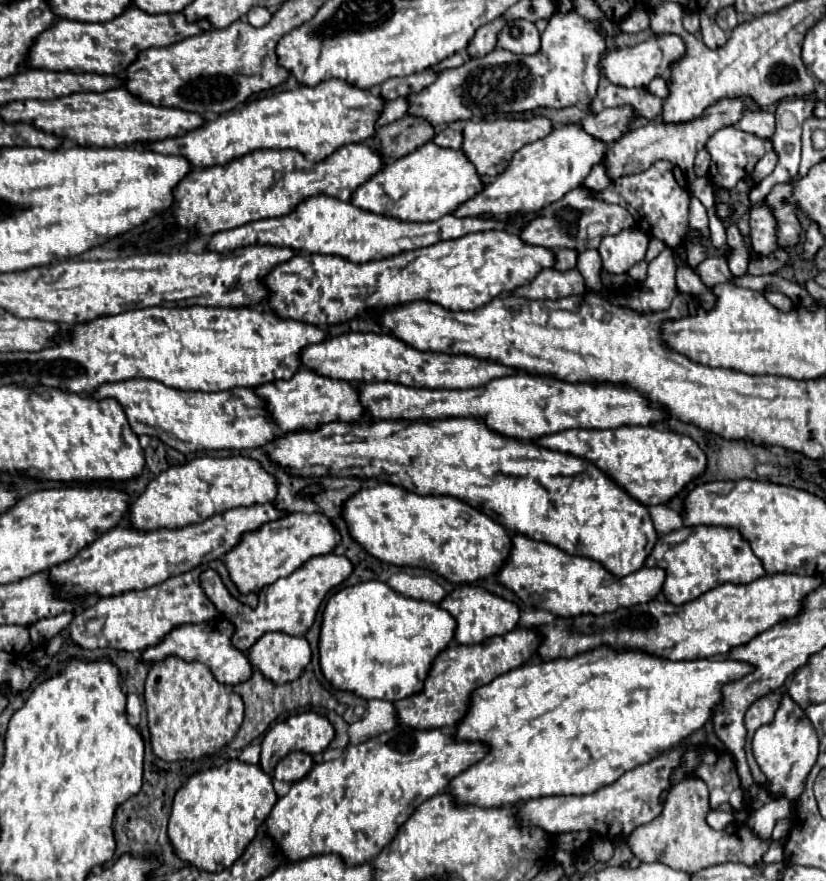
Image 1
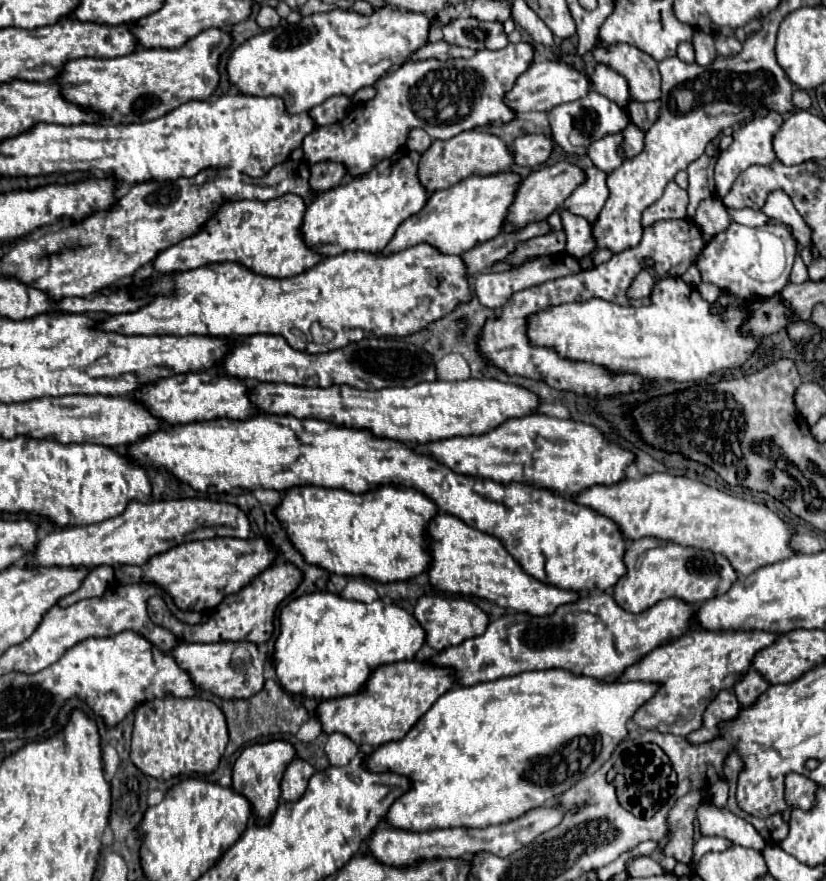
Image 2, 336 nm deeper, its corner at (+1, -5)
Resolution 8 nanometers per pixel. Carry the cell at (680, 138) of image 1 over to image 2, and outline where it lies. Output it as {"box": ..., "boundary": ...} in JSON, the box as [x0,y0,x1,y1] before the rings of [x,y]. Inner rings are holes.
{"box":[508,162,586,228],"boundary":[[[558,162],[552,166],[546,166],[538,172],[532,172],[528,178],[524,178],[522,186],[516,192],[514,204],[510,206],[510,214],[508,214],[508,224],[516,224],[518,228],[526,226],[528,222],[536,222],[542,218],[548,218],[556,208],[560,208],[564,204],[564,200],[586,180],[586,172],[572,164],[572,162]]]}

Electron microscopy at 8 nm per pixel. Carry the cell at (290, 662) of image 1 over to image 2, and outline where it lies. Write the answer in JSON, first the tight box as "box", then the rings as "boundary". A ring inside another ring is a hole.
{"box":[172,642,266,698],"boundary":[[[180,642],[178,648],[172,650],[174,658],[186,672],[190,672],[190,678],[198,688],[210,690],[212,694],[218,694],[220,698],[250,698],[258,694],[264,688],[264,664],[266,664],[266,654],[258,650],[256,644],[252,642],[218,642],[218,644],[188,644]]]}

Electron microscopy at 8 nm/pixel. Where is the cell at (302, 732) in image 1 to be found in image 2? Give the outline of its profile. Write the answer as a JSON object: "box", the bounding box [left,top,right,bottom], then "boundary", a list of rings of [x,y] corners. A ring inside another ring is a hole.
{"box":[232,740,296,824],"boundary":[[[270,740],[264,744],[248,746],[240,754],[240,758],[234,762],[232,788],[236,792],[244,794],[252,802],[252,808],[254,808],[260,824],[262,824],[262,820],[270,820],[270,816],[276,812],[276,808],[280,804],[278,802],[280,800],[280,780],[282,780],[286,766],[294,760],[294,756],[296,756],[296,748],[288,740]]]}

